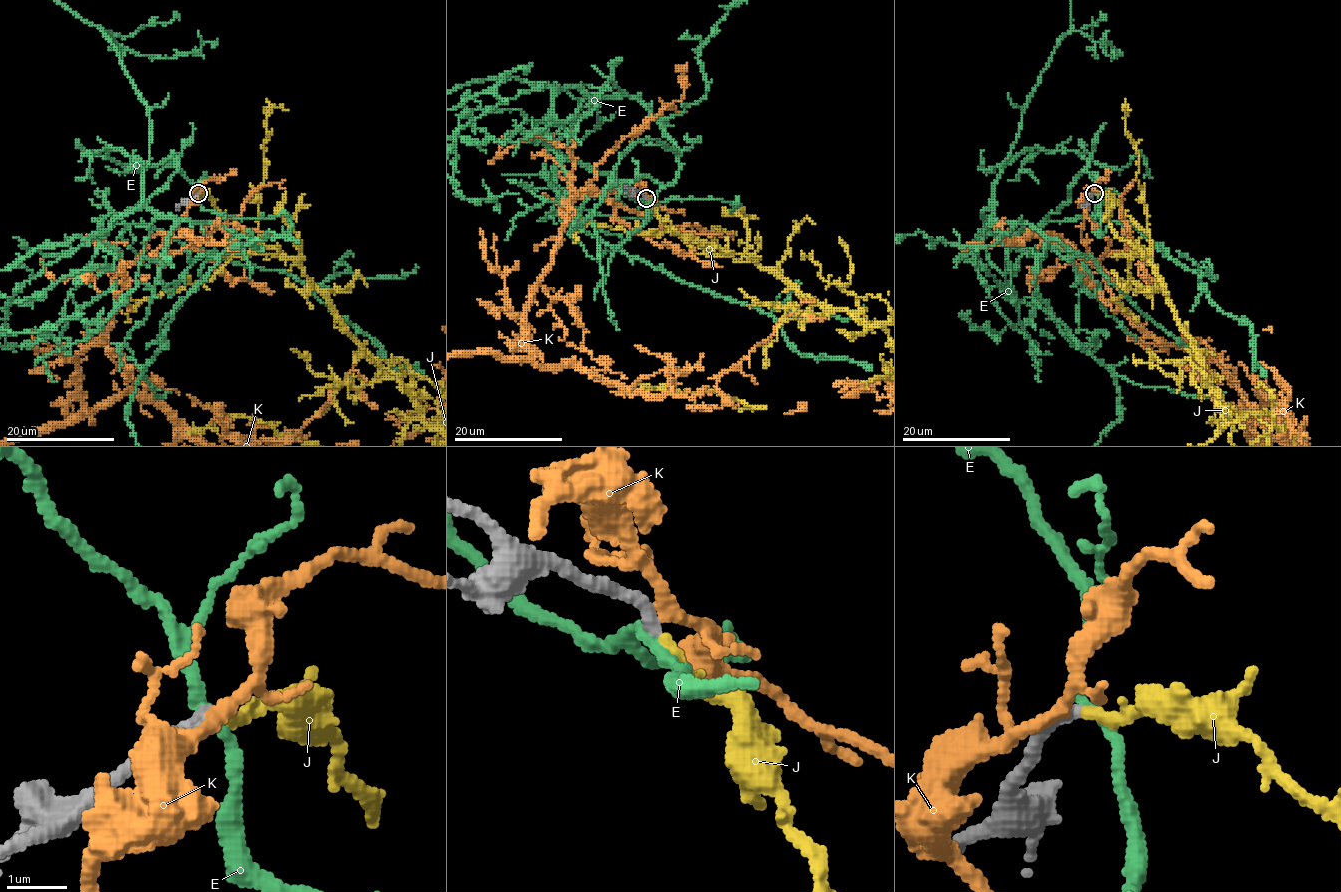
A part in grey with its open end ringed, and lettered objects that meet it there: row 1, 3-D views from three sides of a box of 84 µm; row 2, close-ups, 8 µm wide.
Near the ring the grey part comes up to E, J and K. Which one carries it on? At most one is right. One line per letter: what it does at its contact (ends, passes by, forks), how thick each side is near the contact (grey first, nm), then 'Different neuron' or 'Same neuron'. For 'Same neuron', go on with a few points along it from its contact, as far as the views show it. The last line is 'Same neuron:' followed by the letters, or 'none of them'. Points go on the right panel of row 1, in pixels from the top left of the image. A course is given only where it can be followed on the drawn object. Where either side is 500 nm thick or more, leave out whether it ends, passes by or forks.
E: It passes by. Thickness 200 nm (grey) against 190 nm. Different neuron
J: It ends there. Thickness 200 nm (grey) against 200 nm. Same neuron
K: It forks there. Thickness 240 nm (grey) against 160 nm. Different neuron
Same neuron: J

